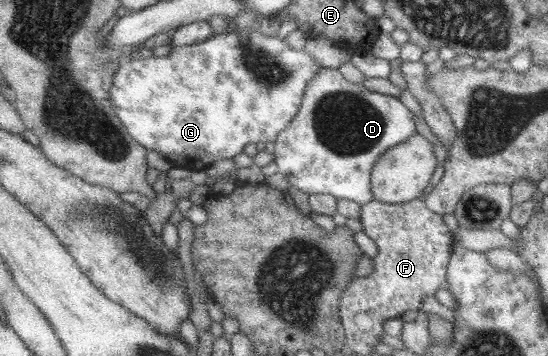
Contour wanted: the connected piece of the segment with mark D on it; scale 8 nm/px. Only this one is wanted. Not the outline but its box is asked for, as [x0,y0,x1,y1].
[274,68,416,205]

